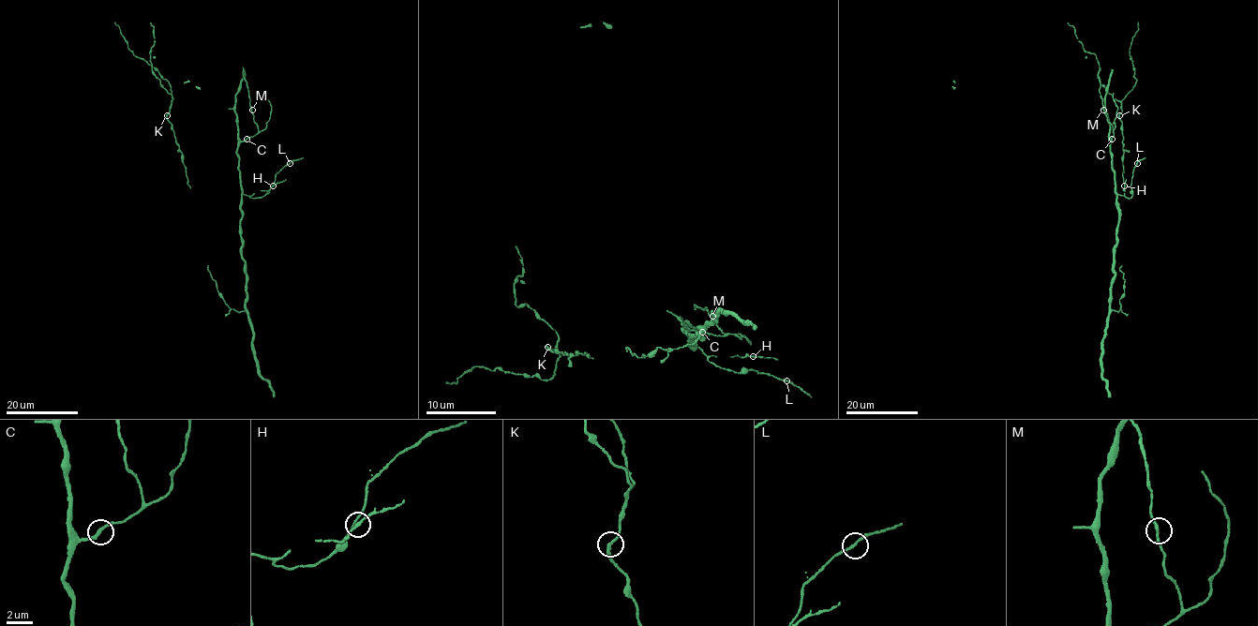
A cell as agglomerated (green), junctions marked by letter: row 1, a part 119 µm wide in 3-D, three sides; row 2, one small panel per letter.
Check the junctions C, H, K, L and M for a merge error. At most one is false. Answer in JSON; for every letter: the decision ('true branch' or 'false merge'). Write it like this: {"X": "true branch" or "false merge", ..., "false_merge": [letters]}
{"C": "true branch", "H": "true branch", "K": "true branch", "L": "true branch", "M": "true branch", "false_merge": []}

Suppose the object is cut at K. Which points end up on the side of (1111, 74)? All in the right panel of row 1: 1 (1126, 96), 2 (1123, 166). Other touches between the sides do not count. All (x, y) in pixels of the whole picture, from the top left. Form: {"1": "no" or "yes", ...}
{"1": "no", "2": "no"}

